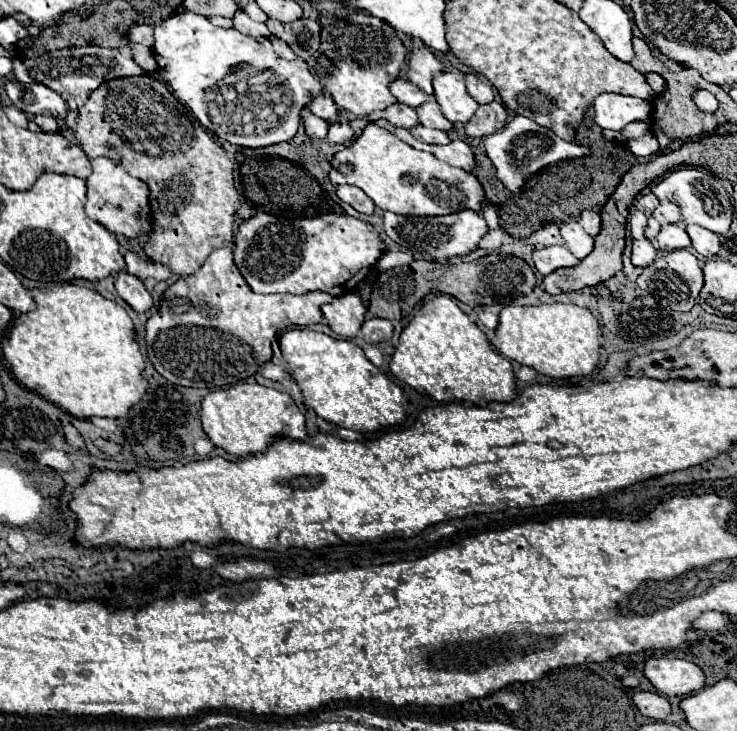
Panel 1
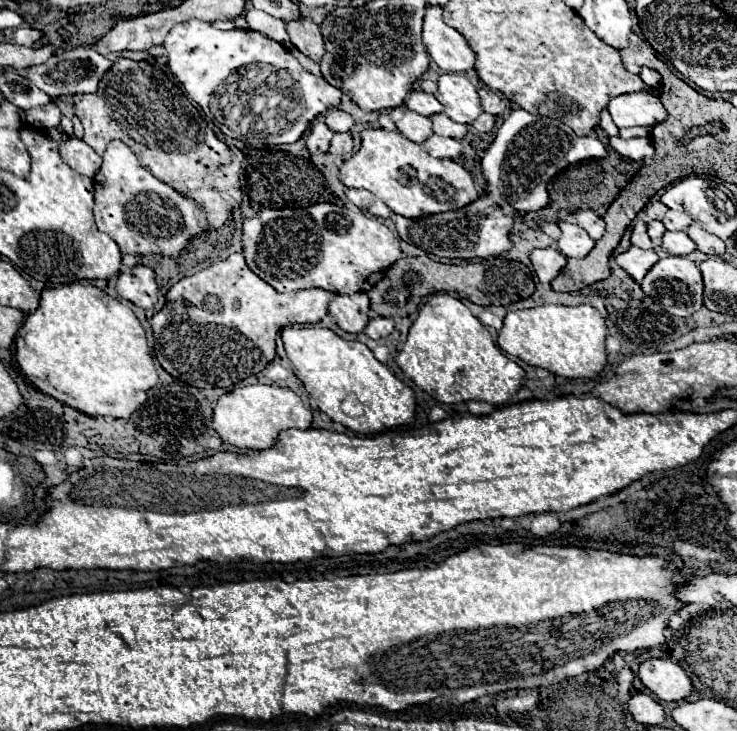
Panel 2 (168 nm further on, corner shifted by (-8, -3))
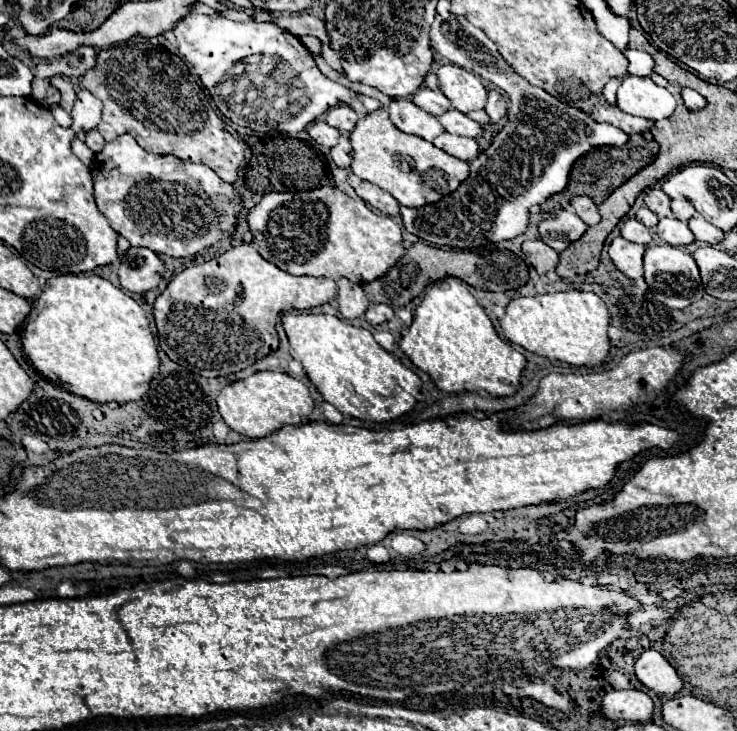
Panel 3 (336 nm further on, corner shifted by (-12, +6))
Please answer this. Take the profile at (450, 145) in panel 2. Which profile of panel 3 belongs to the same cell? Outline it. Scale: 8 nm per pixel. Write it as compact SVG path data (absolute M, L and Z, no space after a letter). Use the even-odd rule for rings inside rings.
M440 134L438 138L432 140L432 144L450 156L456 156L460 160L474 160L478 156L478 144L474 138L464 138L464 136L454 136L454 134Z

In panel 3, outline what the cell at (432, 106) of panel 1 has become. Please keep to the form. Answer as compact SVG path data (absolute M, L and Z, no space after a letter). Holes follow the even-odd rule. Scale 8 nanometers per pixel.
M450 108L446 114L442 114L440 118L440 124L444 126L446 132L450 134L456 134L456 136L470 136L470 138L478 138L482 136L482 126L478 122L474 122L472 118L468 118L466 114L462 114L460 110L454 110Z

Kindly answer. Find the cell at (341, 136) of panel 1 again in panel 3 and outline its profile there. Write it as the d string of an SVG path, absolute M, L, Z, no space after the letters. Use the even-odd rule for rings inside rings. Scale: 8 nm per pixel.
M342 136L340 142L332 148L332 160L336 162L338 168L350 168L352 162L352 146L348 136Z

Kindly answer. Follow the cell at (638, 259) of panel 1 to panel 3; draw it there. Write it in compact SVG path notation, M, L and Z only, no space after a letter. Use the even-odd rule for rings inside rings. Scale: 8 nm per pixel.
M614 238L608 246L608 256L612 258L614 266L628 278L636 280L642 278L642 256L644 256L644 246L636 246L634 242L628 242L624 238Z

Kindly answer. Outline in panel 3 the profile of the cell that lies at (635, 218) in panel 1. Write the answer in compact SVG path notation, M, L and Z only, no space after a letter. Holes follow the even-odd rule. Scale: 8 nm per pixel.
M628 218L628 220L622 224L620 236L626 238L626 240L630 240L630 242L642 244L642 246L652 244L652 232L650 232L642 222L638 222L636 218Z

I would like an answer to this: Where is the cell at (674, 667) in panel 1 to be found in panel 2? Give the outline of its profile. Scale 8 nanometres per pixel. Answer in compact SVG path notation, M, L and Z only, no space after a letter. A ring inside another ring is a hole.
M648 659L640 665L638 677L662 701L682 701L694 693L692 679L686 671L666 659Z

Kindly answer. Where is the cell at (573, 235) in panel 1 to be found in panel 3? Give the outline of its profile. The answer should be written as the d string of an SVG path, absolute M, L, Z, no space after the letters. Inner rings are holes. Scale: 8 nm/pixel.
M560 210L554 218L546 218L538 222L540 240L546 242L556 252L568 248L576 238L580 238L580 234L584 234L586 228L588 226L574 212L568 210Z

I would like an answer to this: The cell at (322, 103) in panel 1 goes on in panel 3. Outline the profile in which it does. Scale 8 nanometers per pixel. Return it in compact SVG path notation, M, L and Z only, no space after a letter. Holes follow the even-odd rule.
M338 104L326 112L326 122L332 128L338 128L342 134L350 134L358 122L358 114L350 106Z

